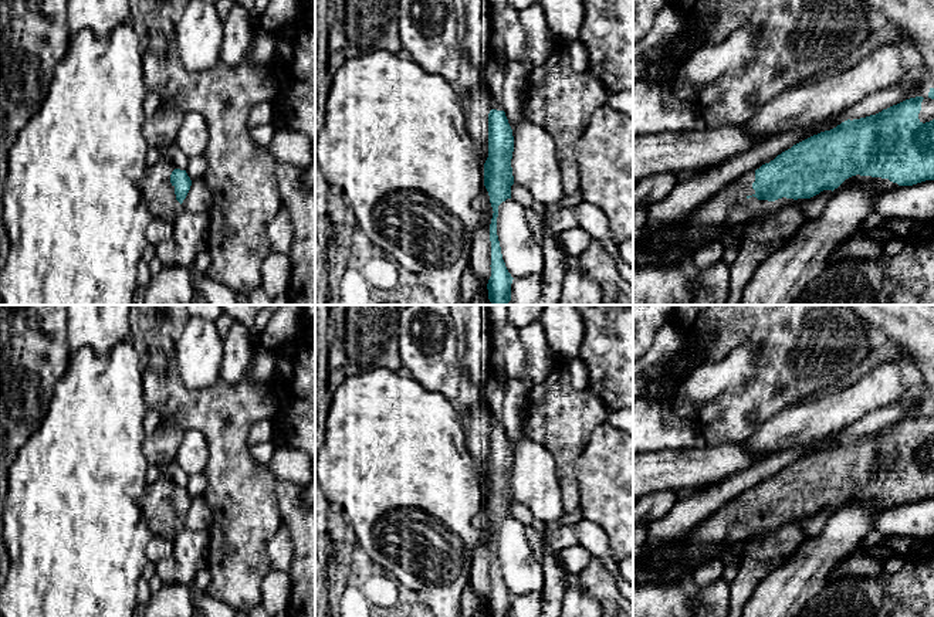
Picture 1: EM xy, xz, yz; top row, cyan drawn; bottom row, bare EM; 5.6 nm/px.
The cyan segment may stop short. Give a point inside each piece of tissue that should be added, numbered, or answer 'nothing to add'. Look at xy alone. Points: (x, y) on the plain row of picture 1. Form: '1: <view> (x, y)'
1: xy (159, 514)

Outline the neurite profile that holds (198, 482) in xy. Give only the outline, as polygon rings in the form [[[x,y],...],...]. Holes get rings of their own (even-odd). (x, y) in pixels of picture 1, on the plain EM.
[[[203,472],[193,474],[189,477],[189,484],[186,487],[187,494],[190,498],[203,496],[207,489],[207,478]]]

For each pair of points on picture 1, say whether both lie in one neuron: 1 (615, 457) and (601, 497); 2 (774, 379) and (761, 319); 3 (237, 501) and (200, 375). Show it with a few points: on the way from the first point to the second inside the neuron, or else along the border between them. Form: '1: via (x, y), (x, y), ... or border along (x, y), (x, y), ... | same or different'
1: via (615, 467), (615, 482), (611, 487) | same
2: via (774, 365), (774, 334) | same
3: border along (178, 368), (188, 387), (209, 387), (219, 378) | different

